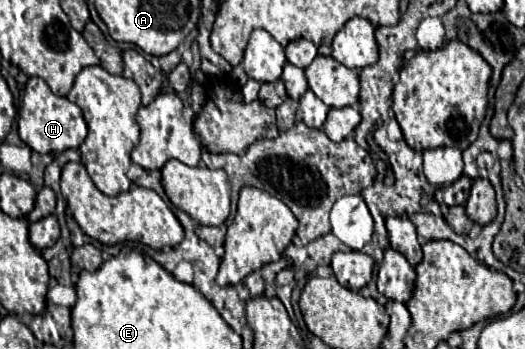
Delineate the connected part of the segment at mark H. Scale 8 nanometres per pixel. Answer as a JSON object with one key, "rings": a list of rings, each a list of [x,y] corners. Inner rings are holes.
{"rings":[[[31,77],[25,85],[25,95],[19,109],[19,135],[37,153],[61,153],[81,145],[81,141],[87,137],[87,123],[75,103],[71,103],[67,97],[55,95],[43,79]]]}

